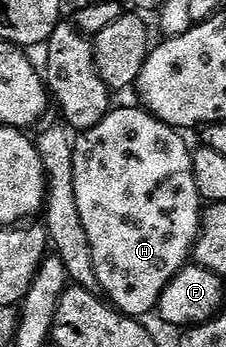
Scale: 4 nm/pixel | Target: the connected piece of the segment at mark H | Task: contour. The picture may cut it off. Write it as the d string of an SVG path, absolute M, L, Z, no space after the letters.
M135 106L113 108L101 124L76 137L73 176L81 224L85 224L93 248L93 268L97 272L99 290L116 310L144 316L158 307L161 292L165 292L169 280L192 261L205 203L197 192L197 180L193 180L193 150L187 147L183 139L186 137L175 127L154 118L146 108Z

